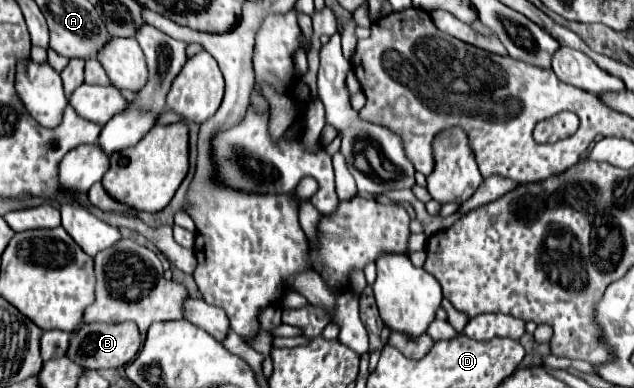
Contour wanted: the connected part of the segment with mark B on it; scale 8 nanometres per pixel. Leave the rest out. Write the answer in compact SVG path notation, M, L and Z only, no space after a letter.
M127 321L127 323L91 323L91 325L83 325L71 337L67 357L85 369L95 369L95 371L111 369L111 367L117 369L117 367L123 367L129 361L133 361L133 357L139 351L139 345L141 345L139 329L131 321Z

